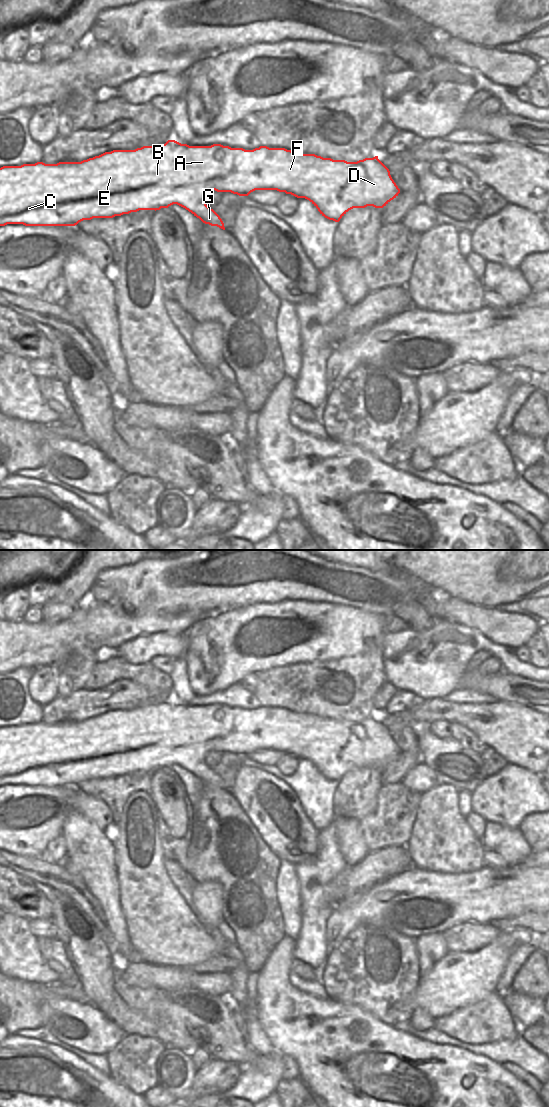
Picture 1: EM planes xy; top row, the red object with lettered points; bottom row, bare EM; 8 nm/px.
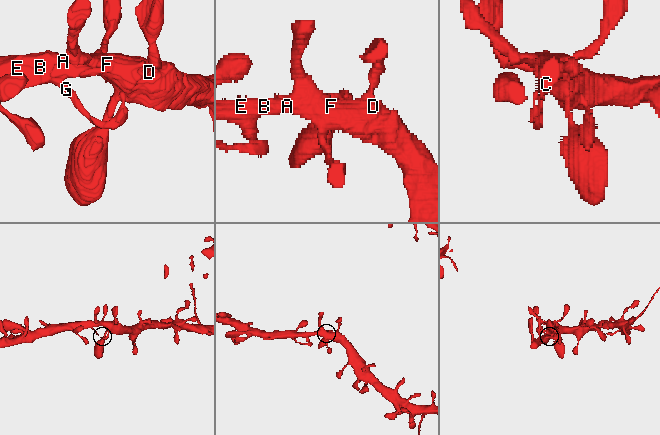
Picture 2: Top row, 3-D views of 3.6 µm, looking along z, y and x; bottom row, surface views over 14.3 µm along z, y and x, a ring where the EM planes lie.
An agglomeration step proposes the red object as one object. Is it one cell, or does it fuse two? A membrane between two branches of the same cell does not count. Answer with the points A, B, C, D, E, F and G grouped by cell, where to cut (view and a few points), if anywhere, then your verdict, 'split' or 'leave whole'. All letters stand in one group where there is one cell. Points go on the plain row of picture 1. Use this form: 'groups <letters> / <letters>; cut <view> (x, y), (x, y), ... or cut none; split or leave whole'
groups A B C D E F G; cut none; leave whole

